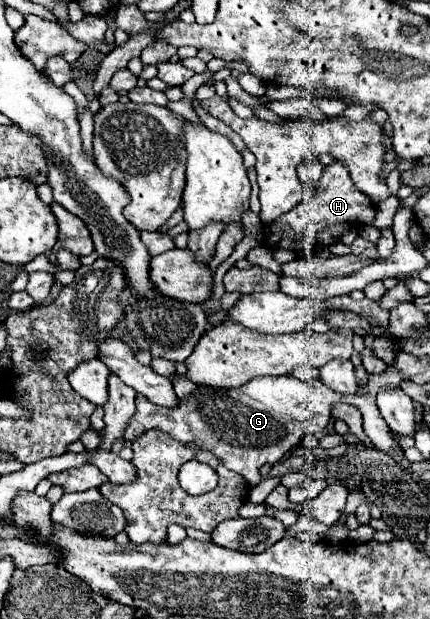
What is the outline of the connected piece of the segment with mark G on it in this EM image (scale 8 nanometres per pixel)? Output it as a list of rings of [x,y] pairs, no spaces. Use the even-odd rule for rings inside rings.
[[[263,376],[253,378],[241,388],[223,390],[223,388],[211,388],[211,386],[197,386],[195,392],[179,400],[175,408],[165,408],[149,402],[143,398],[143,394],[137,394],[135,404],[137,410],[127,426],[127,440],[137,440],[145,430],[161,428],[163,432],[171,434],[183,444],[195,444],[201,448],[211,448],[215,456],[219,456],[231,470],[243,474],[247,484],[255,488],[263,476],[259,474],[259,468],[263,464],[275,464],[279,462],[293,446],[297,446],[305,436],[323,432],[331,418],[331,406],[335,402],[349,402],[361,410],[365,416],[365,434],[367,438],[385,454],[395,456],[399,446],[391,438],[387,424],[383,422],[375,402],[367,402],[367,398],[355,398],[355,396],[341,396],[335,394],[329,386],[325,386],[321,380],[313,382],[301,382],[293,376],[277,378],[277,376]]]

